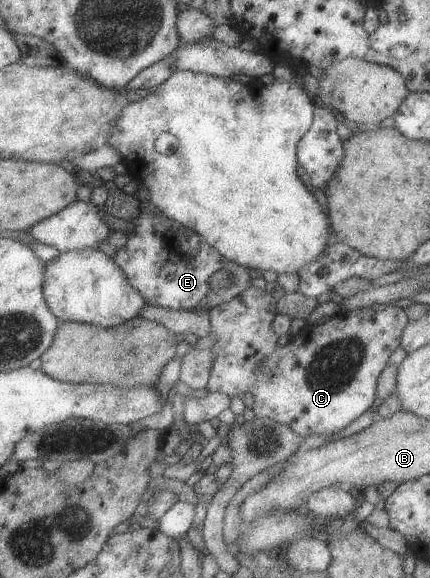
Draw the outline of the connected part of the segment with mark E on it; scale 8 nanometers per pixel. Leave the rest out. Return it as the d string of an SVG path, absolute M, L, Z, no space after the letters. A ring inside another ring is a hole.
M157 208L151 213L142 211L131 224L128 245L117 249L113 258L148 304L173 310L196 311L200 307L211 310L218 304L231 302L252 287L249 268L226 259L194 229L166 217ZM224 270L233 278L234 284L228 289L212 292L212 275Z

